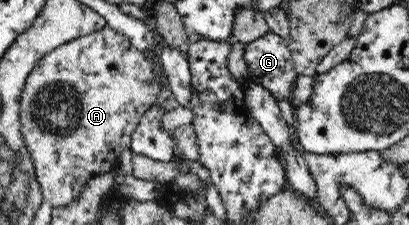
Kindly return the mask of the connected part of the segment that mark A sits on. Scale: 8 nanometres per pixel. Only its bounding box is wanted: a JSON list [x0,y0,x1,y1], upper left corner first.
[19,26,161,208]

